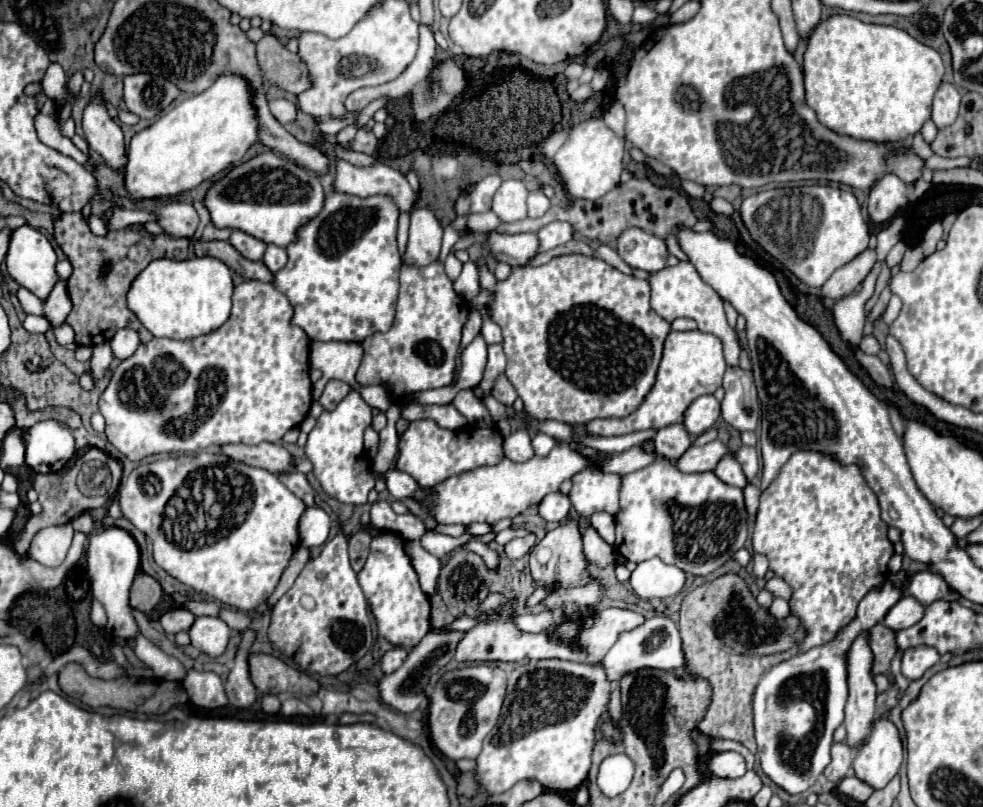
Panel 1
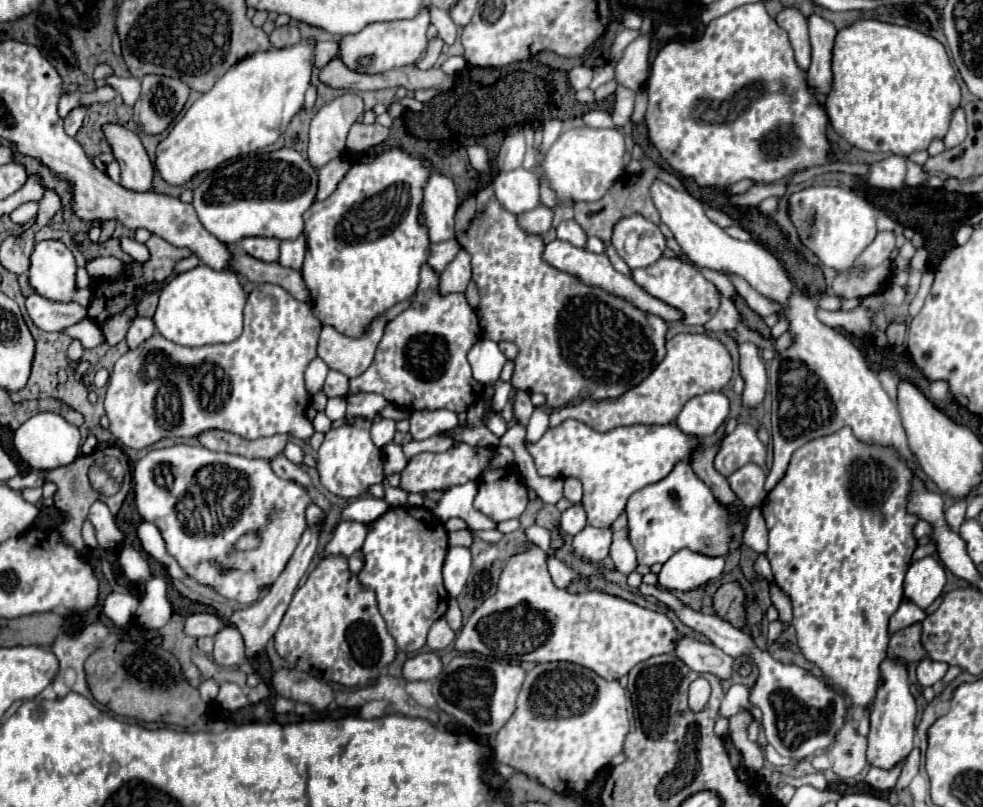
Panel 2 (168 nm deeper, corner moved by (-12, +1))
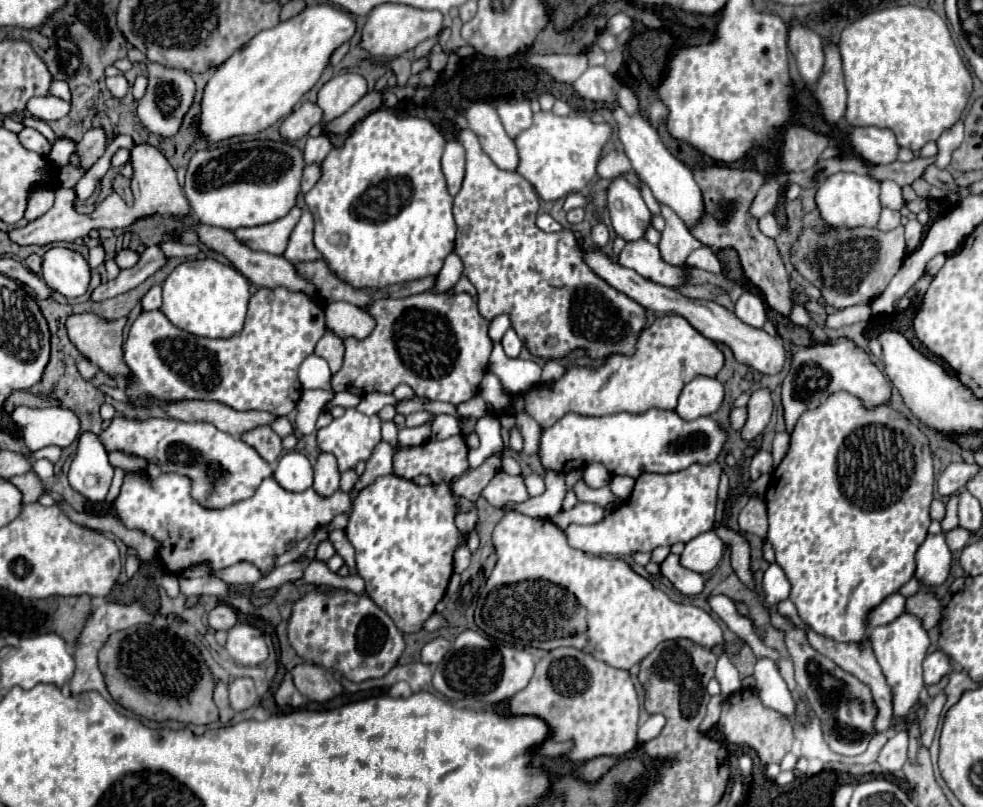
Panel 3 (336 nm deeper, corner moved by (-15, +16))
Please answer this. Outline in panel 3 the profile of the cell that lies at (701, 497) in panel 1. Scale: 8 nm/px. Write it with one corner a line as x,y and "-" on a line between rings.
717,462
707,466
693,464
675,474
643,474
635,480
631,496
603,522
591,526
569,524
565,536
573,548
595,556
631,556
635,552
651,552
657,546
689,542
713,526
719,478
721,466

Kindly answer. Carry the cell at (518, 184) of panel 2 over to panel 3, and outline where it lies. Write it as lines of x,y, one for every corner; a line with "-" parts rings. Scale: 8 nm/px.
473,102
465,110
465,118
469,128
477,134
483,152
493,160
493,164
501,170
515,172
519,162
517,148
507,136
495,108
487,102

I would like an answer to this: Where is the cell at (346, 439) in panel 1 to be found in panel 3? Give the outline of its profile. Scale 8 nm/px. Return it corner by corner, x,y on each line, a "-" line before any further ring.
347,408
341,418
335,418
317,432
319,448
335,454
341,472
355,468
359,460
367,460
379,440
379,416
365,416
357,408

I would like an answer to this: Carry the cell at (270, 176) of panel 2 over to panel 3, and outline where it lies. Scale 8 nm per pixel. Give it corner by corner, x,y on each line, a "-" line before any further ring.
235,142
195,152
187,166
183,190
201,224
225,230
259,226
283,218
295,206
303,168
303,152
287,142

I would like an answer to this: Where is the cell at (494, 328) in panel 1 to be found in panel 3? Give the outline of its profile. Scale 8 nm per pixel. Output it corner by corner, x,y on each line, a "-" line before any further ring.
509,328
509,330
507,330
507,334
503,336
501,344
503,344
505,354
507,354
509,358
517,358
517,356
519,356
519,352
521,352
521,346
523,346
523,342
519,340
519,336
517,336
517,332
515,332
513,328

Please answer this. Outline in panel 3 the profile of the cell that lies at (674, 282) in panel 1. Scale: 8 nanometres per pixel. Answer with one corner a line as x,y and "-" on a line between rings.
643,238
635,240
635,242
627,242
623,246
623,250
619,252
617,264
631,268
631,270
639,272
639,276
643,276
655,284
663,284
663,286
681,286
687,276
687,272
683,268
663,262
659,256
659,248
649,244

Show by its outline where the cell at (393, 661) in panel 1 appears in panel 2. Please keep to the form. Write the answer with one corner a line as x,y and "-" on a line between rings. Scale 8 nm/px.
418,653
416,657
406,659
402,667
402,677
406,681
432,681
436,675
440,675
442,663
436,653

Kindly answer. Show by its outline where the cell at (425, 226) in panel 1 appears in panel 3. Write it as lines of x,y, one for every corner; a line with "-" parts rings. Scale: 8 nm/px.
459,140
447,142
441,164
443,164
445,178
447,178
449,194
455,196
461,190
461,182
463,182
463,176
465,176
465,148

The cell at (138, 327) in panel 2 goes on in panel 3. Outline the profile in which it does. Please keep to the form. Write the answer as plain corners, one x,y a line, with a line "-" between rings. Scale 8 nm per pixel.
153,284
149,292
143,296
143,310
157,310
161,308
161,284

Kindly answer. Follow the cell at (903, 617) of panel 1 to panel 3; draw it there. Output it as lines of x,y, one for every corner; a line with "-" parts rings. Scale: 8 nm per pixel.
891,594
891,596
887,596
877,608
873,608
873,610
867,614
867,626
869,626
869,628
875,628
875,626
889,624
889,622
895,620
903,610
905,610
905,596
901,596
901,594

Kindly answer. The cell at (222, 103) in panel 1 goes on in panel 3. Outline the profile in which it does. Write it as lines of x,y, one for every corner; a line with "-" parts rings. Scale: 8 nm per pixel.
315,4
315,6
307,6
301,14
293,16
291,20
279,22
275,28
259,32
255,38
251,38
251,42
239,48
227,62
223,62
215,72
215,76
209,80
203,96
201,128
199,128
203,138
221,142
231,136
257,134
273,126
277,120
285,118
293,110
293,106
301,100
301,96
315,86
315,82
327,68
331,54
341,44
349,42
355,30
357,30
357,22
349,12
331,4

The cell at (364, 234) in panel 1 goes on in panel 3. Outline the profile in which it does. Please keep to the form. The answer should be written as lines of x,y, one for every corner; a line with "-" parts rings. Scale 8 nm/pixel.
379,108
375,112
371,112
367,118
363,118
349,134
349,138
345,140
345,144
341,148
333,148
325,160
321,162
321,176
317,180
317,184
311,188
311,192
305,194
305,204
311,210
311,214
315,216
315,246
317,250
323,254
323,258
329,262
329,268
341,278
347,280
351,286
355,288
385,288
391,284
403,284
409,280
417,280
417,278
425,278
429,274
439,274
445,258
455,250
455,232
457,232
457,224
453,220
453,196
447,190
447,182
441,170
441,154
445,148
445,138
443,134
435,128
435,124
431,120
425,118
415,118
415,116
407,116
407,118
397,118
395,114
391,114
387,108

